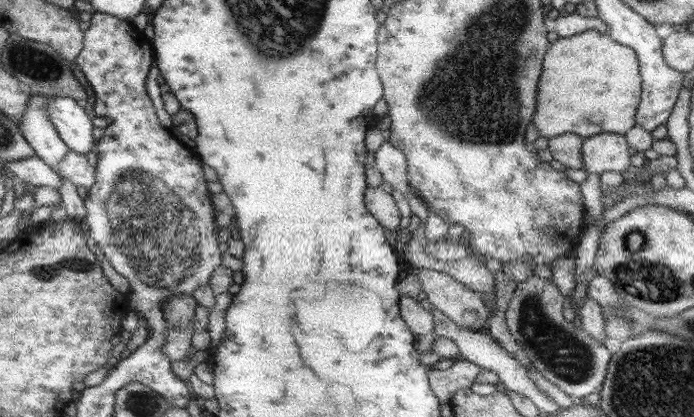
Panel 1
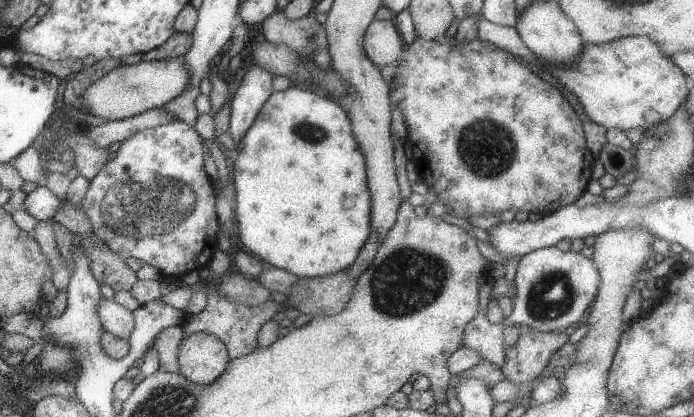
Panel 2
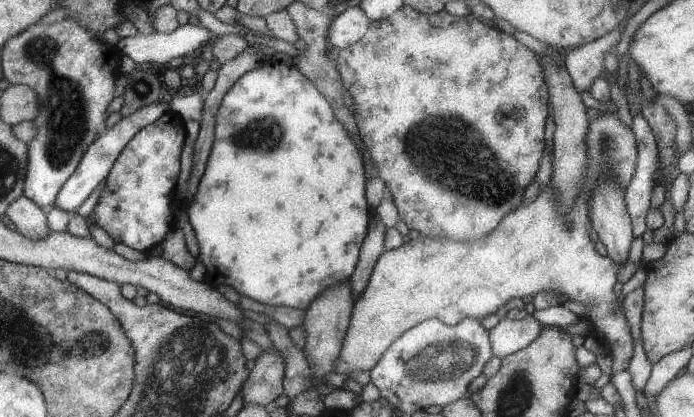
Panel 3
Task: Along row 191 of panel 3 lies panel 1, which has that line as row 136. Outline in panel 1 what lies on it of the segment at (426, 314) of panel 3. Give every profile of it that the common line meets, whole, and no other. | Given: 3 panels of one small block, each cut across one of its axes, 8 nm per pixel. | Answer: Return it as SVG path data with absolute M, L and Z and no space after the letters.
M592 29L570 38L558 37L544 58L532 123L538 136L547 139L566 133L582 138L604 132L624 136L637 124L642 84L637 53L607 33Z

